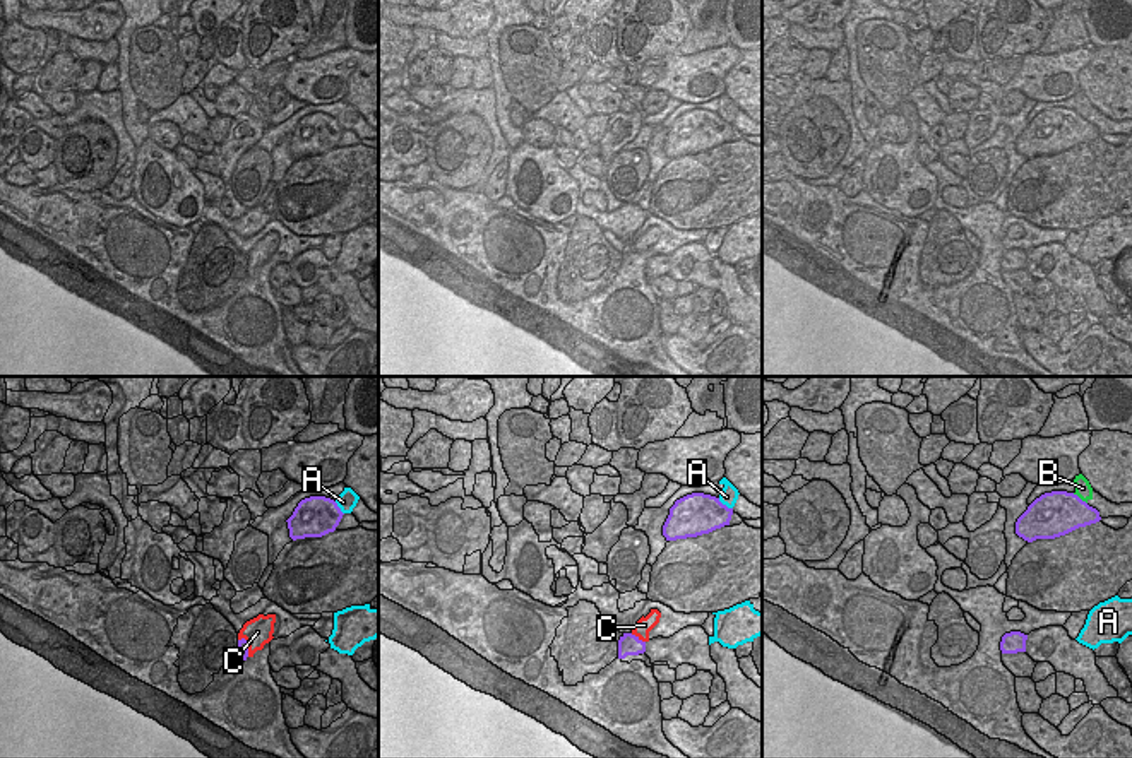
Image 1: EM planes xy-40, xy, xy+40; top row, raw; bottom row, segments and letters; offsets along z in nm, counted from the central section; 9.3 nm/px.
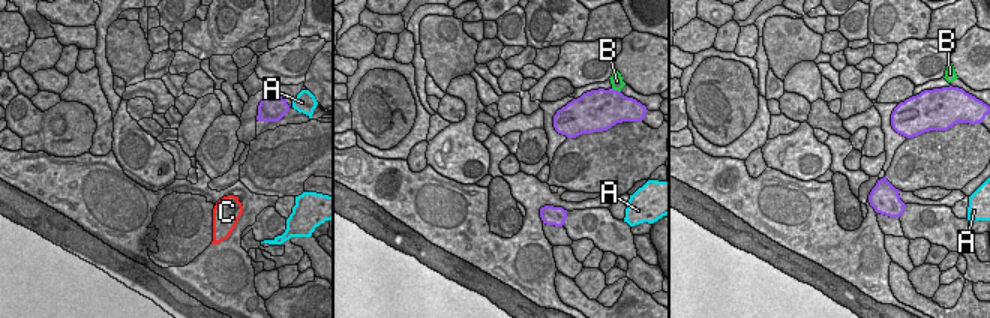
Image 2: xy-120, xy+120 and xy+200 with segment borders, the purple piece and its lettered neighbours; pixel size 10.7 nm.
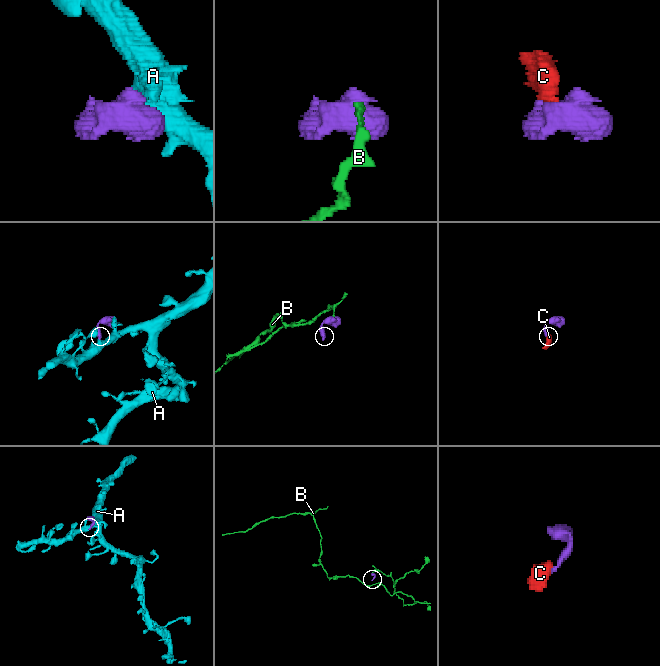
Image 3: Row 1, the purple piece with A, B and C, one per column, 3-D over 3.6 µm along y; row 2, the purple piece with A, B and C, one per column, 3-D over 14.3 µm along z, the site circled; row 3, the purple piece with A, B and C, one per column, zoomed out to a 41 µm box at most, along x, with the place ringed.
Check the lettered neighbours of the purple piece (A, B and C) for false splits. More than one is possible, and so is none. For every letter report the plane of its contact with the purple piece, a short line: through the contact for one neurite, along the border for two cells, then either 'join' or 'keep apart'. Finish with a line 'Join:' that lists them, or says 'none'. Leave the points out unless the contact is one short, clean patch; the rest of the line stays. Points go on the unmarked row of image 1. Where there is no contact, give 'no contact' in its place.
A: xy | xy (718, 115), (732, 125) | keep apart
B: xy+40 | xy+40 (1072, 110), (1086, 120) | keep apart
C: xy-40 | xy-40 (242, 254), (247, 259), (249, 272) | keep apart
Join: none

